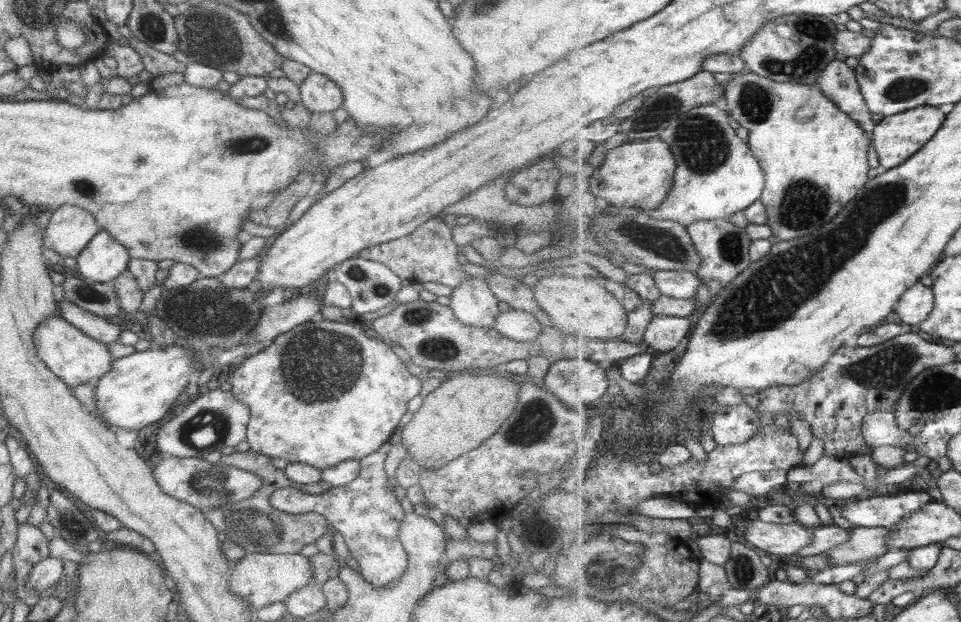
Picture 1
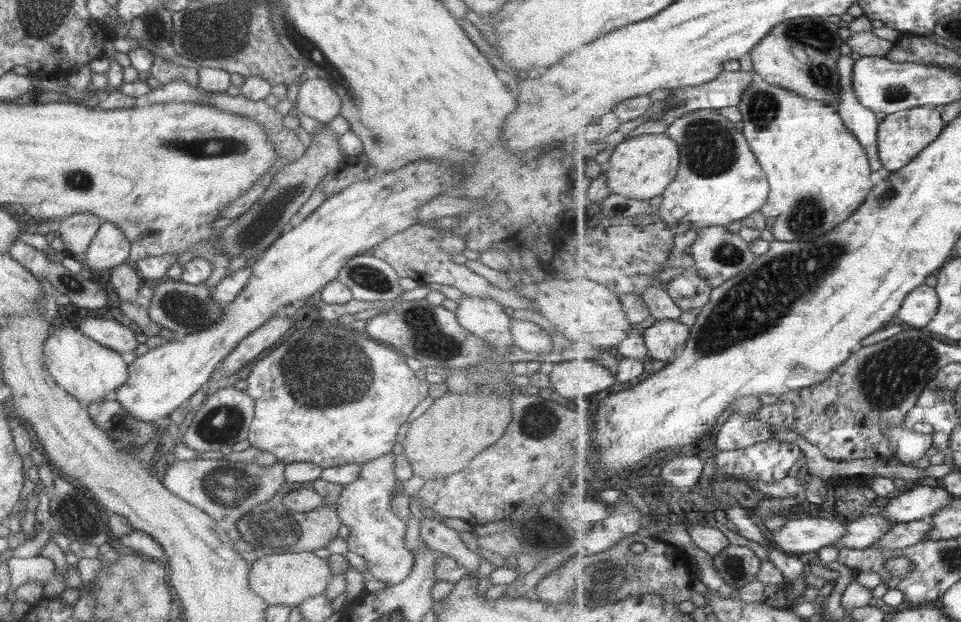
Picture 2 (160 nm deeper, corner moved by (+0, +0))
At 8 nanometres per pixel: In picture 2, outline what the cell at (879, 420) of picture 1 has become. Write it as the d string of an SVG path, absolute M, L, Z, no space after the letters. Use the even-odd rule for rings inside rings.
M907 426L885 428L884 433L896 450L896 457L906 465L918 464L919 460L934 447L933 433L915 432Z

